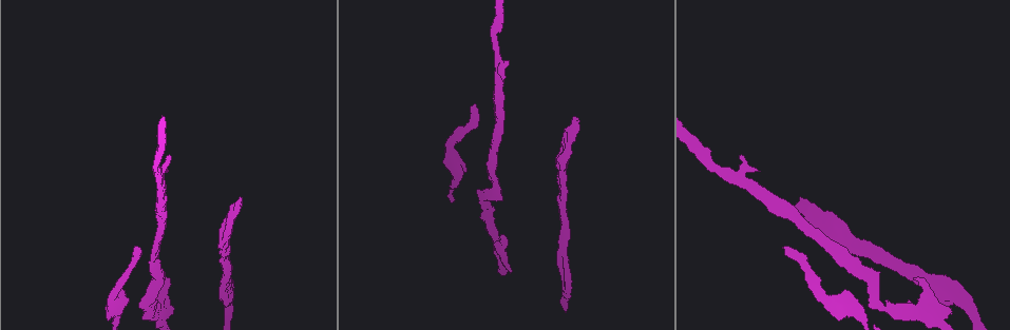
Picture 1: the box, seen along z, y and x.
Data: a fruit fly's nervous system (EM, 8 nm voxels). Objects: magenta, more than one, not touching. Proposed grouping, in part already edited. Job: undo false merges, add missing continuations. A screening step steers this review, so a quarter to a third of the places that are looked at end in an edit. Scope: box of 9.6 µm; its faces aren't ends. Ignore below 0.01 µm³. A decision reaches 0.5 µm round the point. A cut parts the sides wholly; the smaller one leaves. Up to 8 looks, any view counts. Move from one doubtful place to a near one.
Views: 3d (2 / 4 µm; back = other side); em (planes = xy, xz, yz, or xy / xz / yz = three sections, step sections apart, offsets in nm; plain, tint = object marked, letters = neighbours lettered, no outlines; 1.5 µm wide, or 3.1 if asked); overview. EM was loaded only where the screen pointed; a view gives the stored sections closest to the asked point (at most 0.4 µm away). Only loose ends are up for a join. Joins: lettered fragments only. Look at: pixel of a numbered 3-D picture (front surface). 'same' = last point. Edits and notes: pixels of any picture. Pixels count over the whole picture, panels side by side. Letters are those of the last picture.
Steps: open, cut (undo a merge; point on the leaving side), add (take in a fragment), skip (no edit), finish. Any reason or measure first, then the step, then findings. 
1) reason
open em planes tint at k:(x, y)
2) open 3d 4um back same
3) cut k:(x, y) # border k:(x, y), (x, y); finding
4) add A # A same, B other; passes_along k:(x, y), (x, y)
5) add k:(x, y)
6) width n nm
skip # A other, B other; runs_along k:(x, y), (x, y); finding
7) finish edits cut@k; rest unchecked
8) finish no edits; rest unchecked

looks like a crossing
open 3d 4um back at 1:(158, 309)

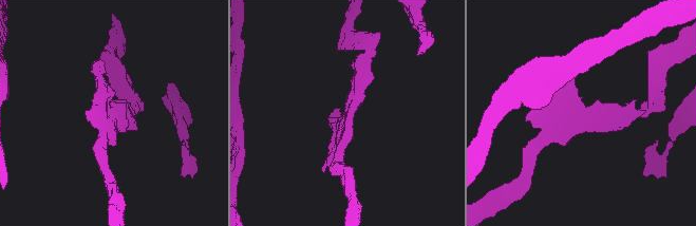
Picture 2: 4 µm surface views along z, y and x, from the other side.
arms 4
open em planes plain at 2:(349, 114)

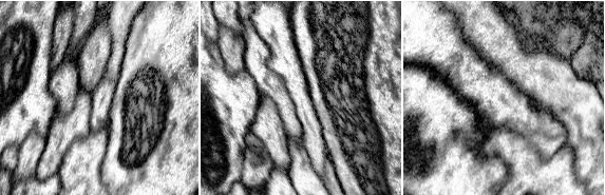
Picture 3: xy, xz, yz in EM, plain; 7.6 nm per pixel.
what lies round it
open em planes letters same

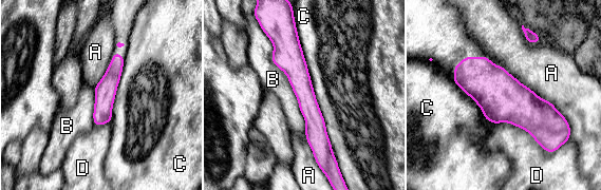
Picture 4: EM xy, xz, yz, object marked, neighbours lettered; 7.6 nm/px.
width 160 nm
skip # A other, B other, C other, D other; border 4:(267, 36), (305, 132); continuous, no second cell

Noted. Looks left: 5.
an open end
open 3d 4um at 1:(241, 204)

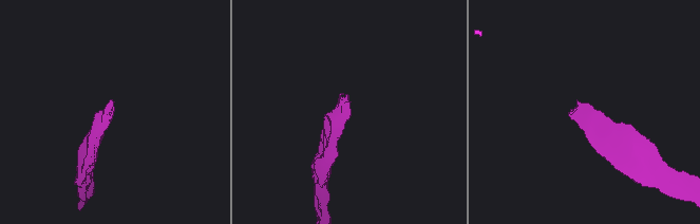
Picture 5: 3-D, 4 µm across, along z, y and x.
open em yz step 8 letters at 5:(346, 94)

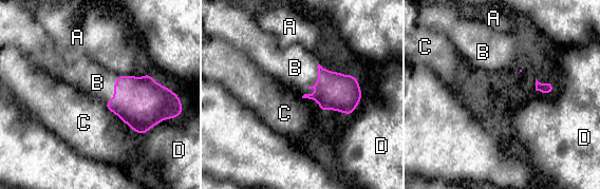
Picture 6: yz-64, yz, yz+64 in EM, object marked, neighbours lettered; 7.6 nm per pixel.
another direction
open em planes letters same

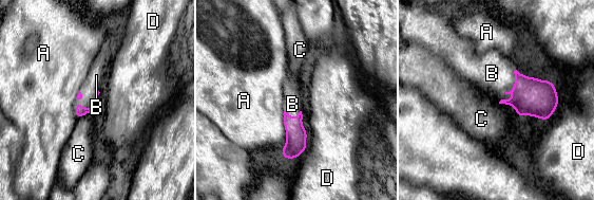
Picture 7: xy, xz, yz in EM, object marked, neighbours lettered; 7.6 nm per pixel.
add B # A other, B same, C other, D other; passes_along 7:(532, 96), (510, 91), (492, 73); it goes on there

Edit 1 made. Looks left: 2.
thick end
open 3d 2um at 1:(857, 298)

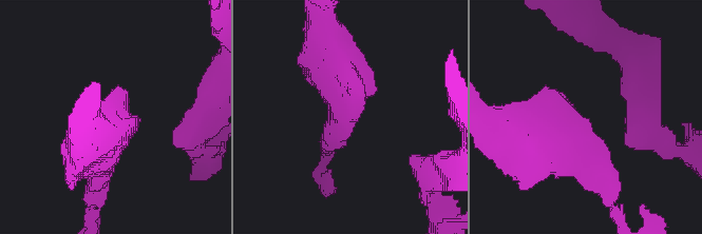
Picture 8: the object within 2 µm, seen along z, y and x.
shape alone is not enough
open em xz step 4 letters at 8:(361, 113)

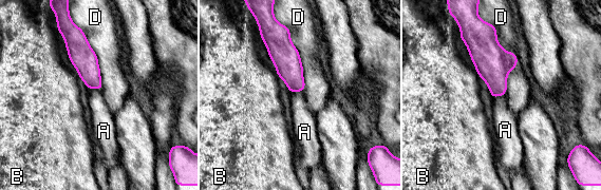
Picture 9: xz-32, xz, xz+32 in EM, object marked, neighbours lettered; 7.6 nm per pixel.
longest_contact D 550 nm
skip # A other, B other, D other; none of them fits

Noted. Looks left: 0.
finish edits add@7; rest unchecked

